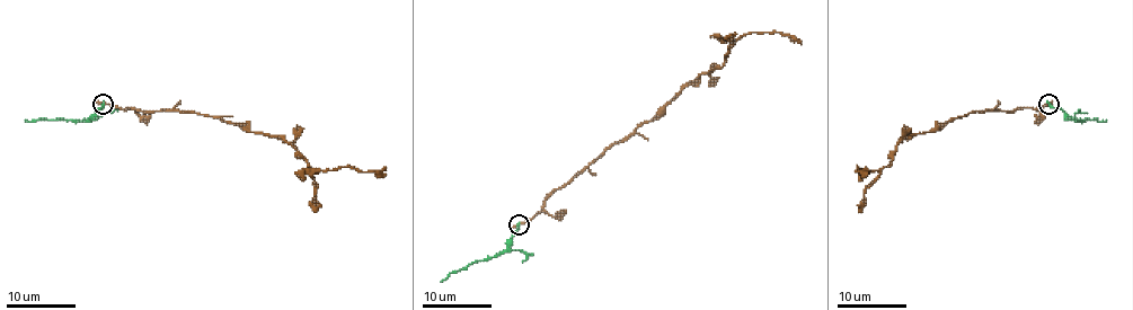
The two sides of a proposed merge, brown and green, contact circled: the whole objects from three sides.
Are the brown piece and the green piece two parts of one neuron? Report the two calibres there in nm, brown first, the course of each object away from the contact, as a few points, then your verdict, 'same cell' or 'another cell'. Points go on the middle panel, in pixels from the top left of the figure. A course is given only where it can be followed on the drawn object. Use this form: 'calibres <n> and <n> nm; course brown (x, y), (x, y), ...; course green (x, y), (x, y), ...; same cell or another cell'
calibres 260 and 220 nm; course brown (519, 223), (701, 73), (724, 63), (738, 40), (781, 32), (800, 44); course green (519, 223), (509, 246), (452, 271), (441, 281); another cell

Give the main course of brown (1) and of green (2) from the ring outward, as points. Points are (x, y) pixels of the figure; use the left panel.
1: (104, 104), (142, 111), (191, 111), (245, 125), (251, 132), (280, 135), (312, 170), (386, 170)
2: (104, 104), (82, 122), (25, 120)

